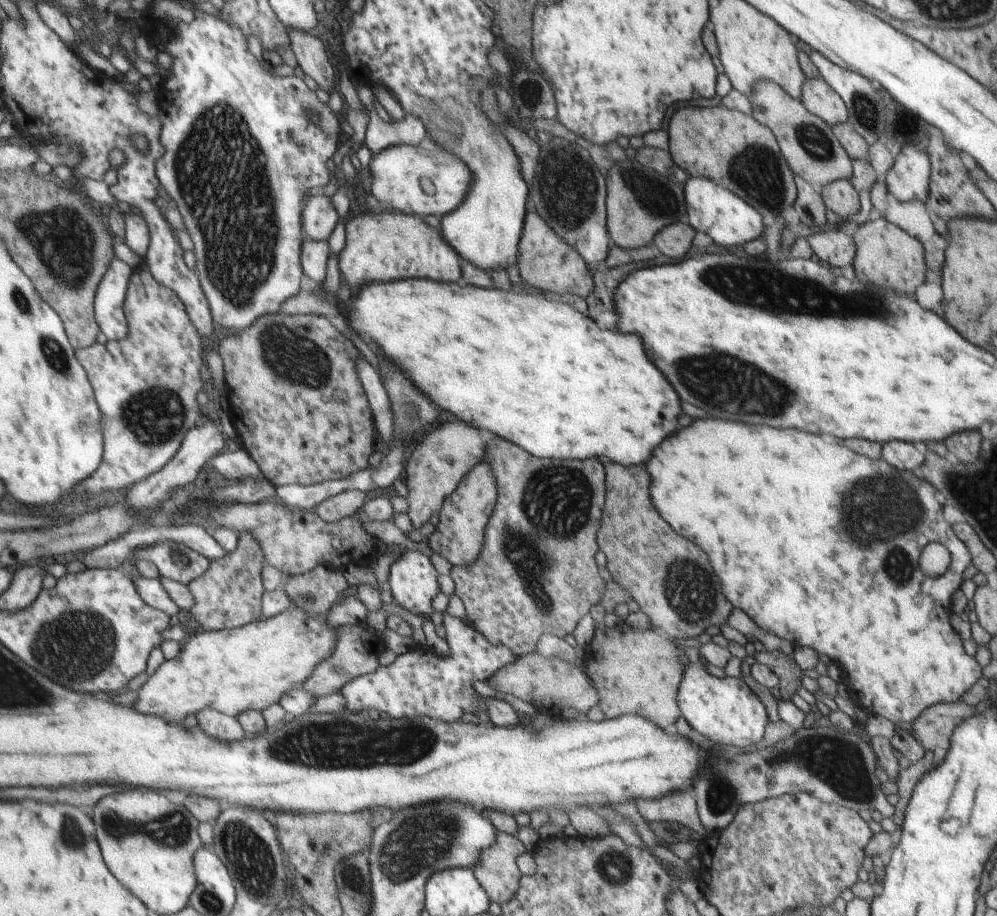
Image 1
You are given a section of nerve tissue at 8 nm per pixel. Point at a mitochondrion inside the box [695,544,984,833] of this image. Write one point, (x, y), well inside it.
(840, 766)

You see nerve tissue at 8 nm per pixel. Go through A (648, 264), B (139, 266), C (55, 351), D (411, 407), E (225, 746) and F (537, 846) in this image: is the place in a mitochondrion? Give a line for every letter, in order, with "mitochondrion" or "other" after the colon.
A: other
B: other
C: mitochondrion
D: mitochondrion
E: other
F: other

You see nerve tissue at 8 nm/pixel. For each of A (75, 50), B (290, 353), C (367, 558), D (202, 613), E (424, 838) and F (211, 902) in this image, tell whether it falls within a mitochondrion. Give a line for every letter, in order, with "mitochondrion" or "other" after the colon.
A: other
B: mitochondrion
C: other
D: other
E: mitochondrion
F: mitochondrion

